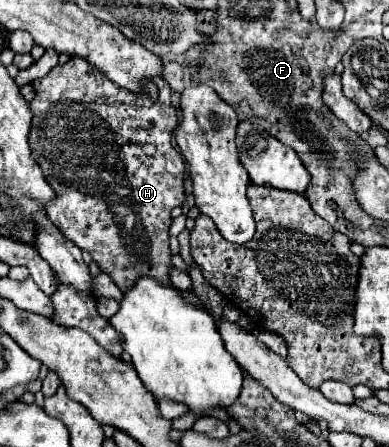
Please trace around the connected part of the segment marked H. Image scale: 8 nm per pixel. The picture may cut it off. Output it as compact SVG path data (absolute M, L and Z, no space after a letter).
M76 55L68 63L56 65L46 77L30 83L36 93L30 101L32 127L28 141L32 159L40 165L48 185L56 193L56 199L46 205L48 219L66 239L88 251L120 291L134 287L134 279L138 277L154 277L170 285L166 269L166 263L170 263L170 211L184 202L184 161L172 145L172 131L178 127L176 109L168 101L172 89L162 77L156 77L154 83L160 91L158 99L126 91Z

